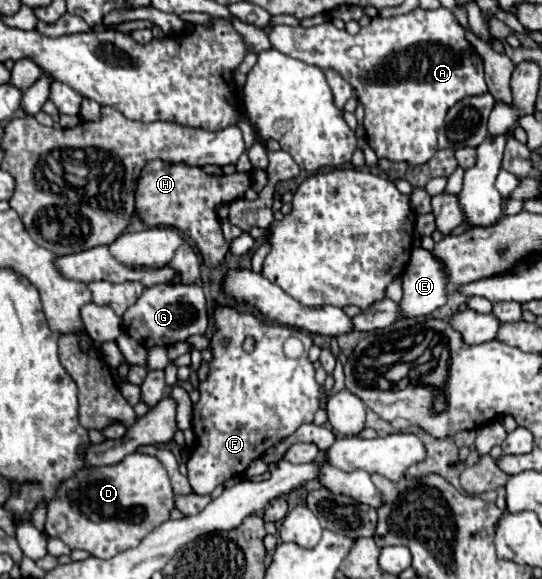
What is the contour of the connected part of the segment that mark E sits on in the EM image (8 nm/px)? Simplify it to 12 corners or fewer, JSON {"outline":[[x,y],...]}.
{"outline":[[416,240],[400,312],[428,316],[448,300],[448,272]]}

